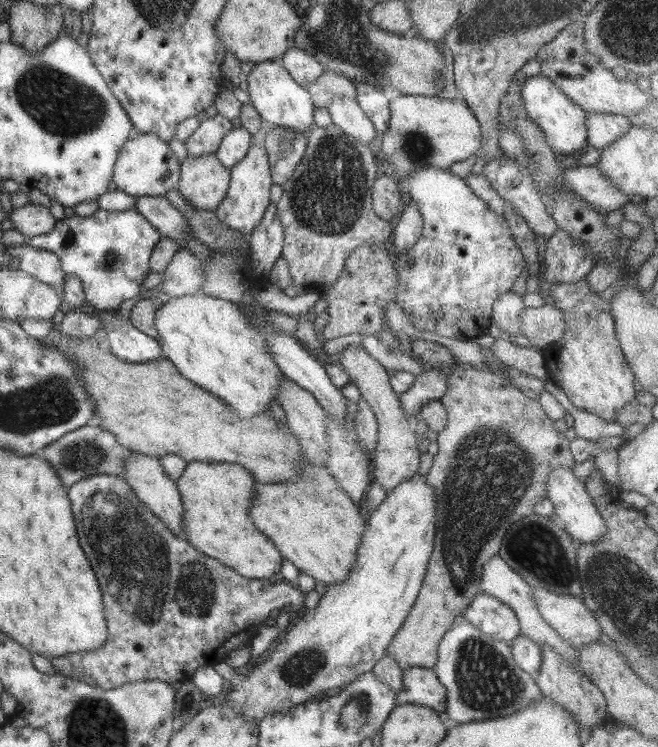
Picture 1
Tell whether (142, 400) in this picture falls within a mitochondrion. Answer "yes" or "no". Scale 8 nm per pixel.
no

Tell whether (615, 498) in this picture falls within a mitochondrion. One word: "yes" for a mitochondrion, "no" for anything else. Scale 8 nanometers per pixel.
no

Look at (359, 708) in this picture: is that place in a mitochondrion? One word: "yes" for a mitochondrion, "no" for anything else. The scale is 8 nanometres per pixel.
yes

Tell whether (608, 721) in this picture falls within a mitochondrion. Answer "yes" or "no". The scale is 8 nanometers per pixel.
no

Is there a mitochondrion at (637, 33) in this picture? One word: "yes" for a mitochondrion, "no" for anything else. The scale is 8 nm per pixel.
yes

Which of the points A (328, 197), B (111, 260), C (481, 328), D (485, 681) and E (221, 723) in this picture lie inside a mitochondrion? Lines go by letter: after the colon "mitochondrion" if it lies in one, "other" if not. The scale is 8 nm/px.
A: mitochondrion
B: mitochondrion
C: other
D: mitochondrion
E: other

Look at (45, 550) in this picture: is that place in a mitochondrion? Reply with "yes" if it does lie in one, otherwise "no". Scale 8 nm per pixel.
no

